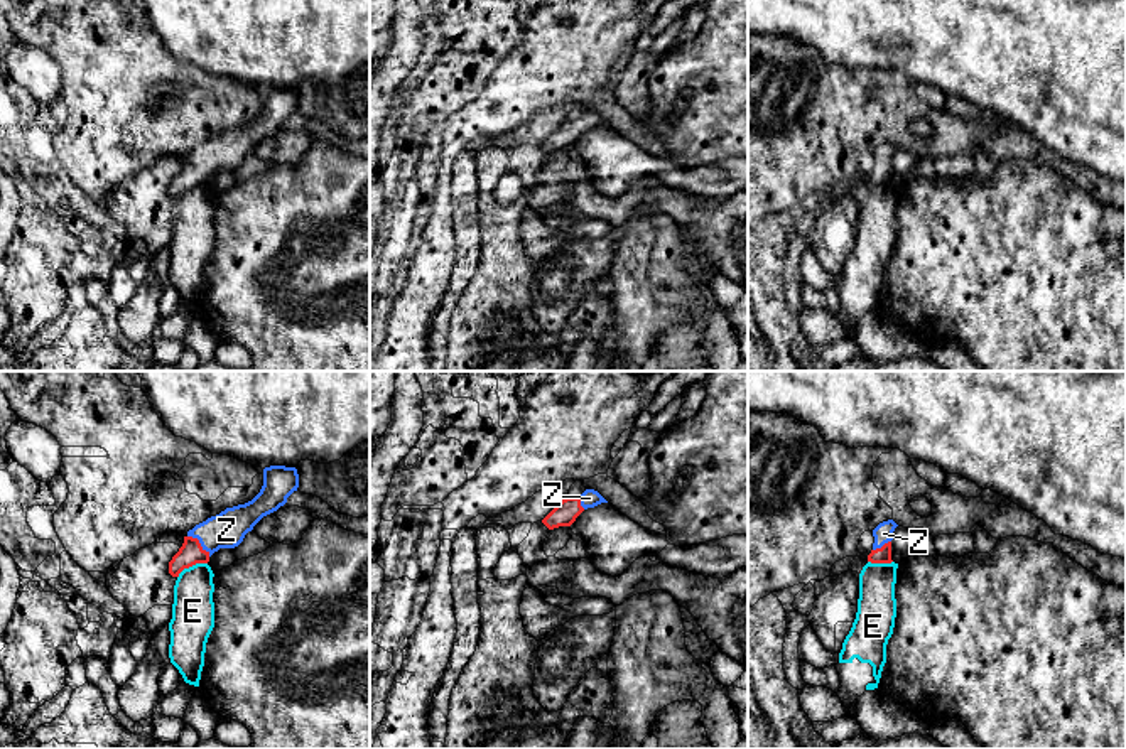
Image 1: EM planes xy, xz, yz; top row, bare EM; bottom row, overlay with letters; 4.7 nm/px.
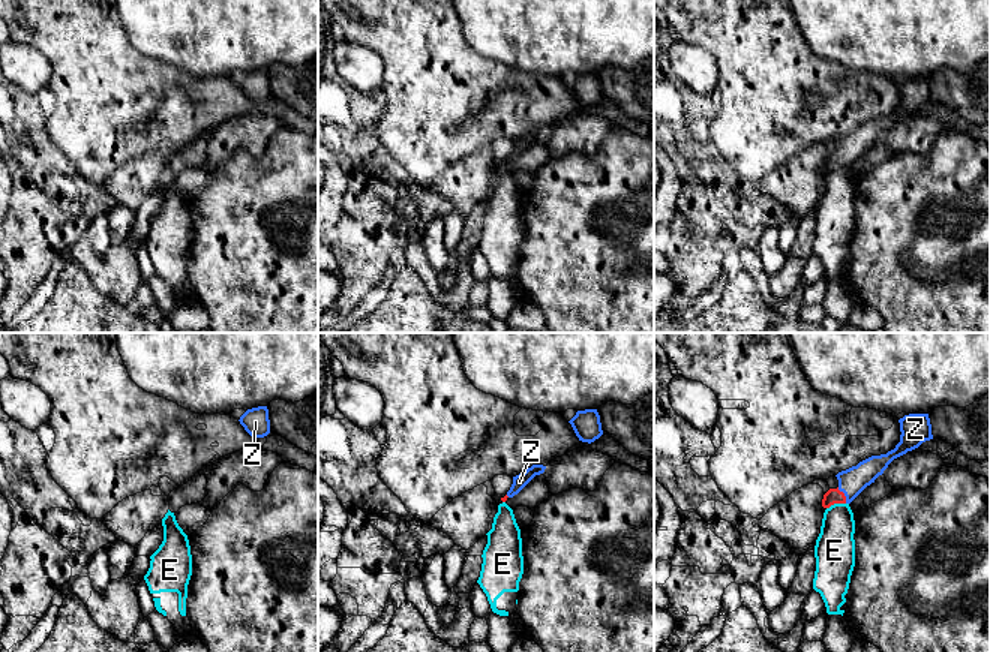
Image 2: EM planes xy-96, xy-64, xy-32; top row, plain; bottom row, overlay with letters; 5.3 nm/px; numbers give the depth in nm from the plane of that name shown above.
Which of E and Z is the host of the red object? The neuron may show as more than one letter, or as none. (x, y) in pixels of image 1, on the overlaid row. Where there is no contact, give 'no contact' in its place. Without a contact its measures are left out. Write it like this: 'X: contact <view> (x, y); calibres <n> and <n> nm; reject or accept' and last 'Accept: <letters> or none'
E: contact xy (191, 565); calibres 120 and 200 nm; reject
Z: contact xy (200, 544); calibres 120 and 180 nm; accept
Accept: Z

